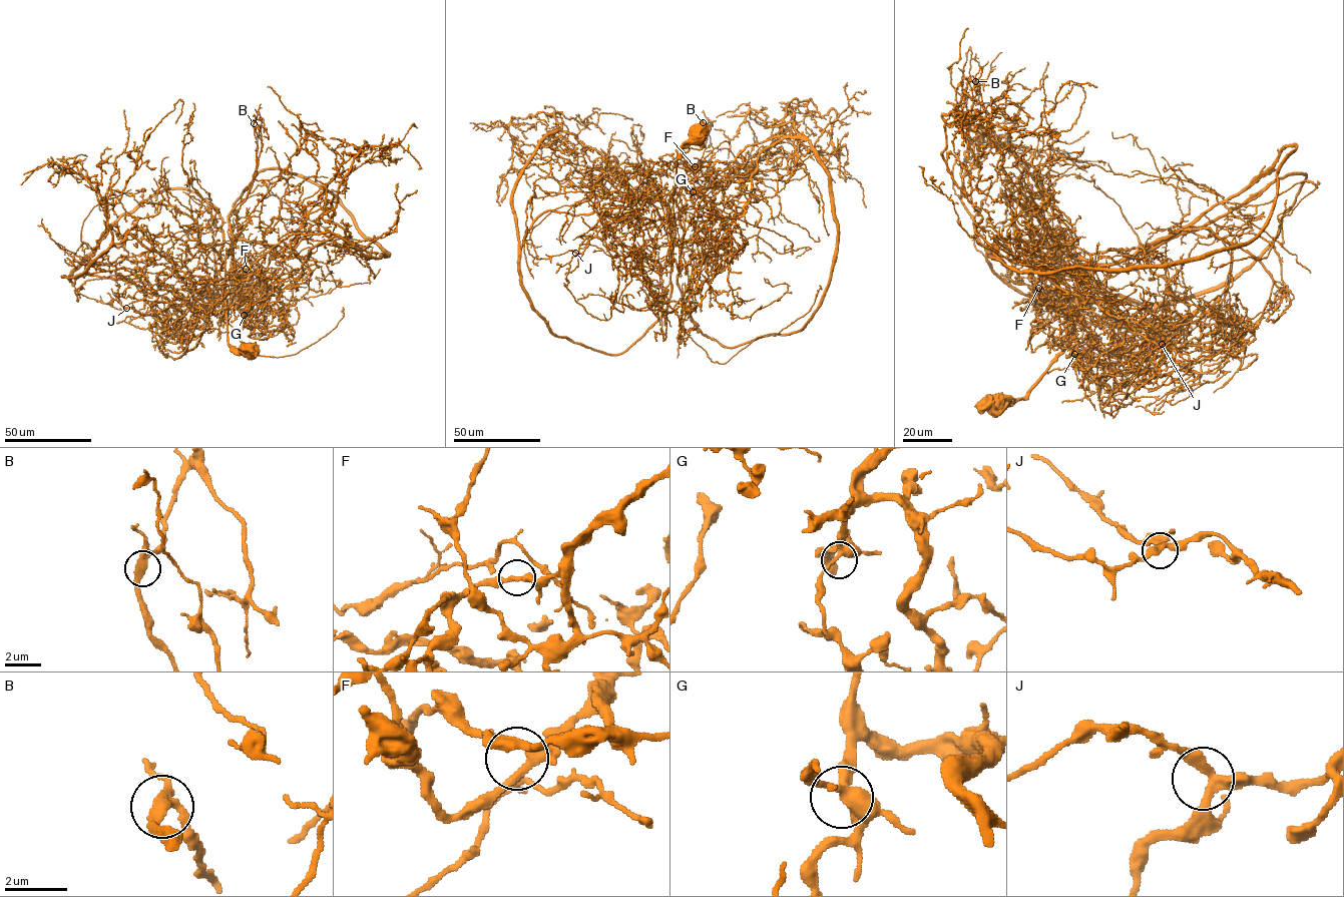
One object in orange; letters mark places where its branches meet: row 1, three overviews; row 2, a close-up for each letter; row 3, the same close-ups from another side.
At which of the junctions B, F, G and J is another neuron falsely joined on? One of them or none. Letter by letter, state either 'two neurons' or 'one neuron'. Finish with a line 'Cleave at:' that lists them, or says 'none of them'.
B: one neuron
F: one neuron
G: one neuron
J: one neuron
Cleave at: none of them

